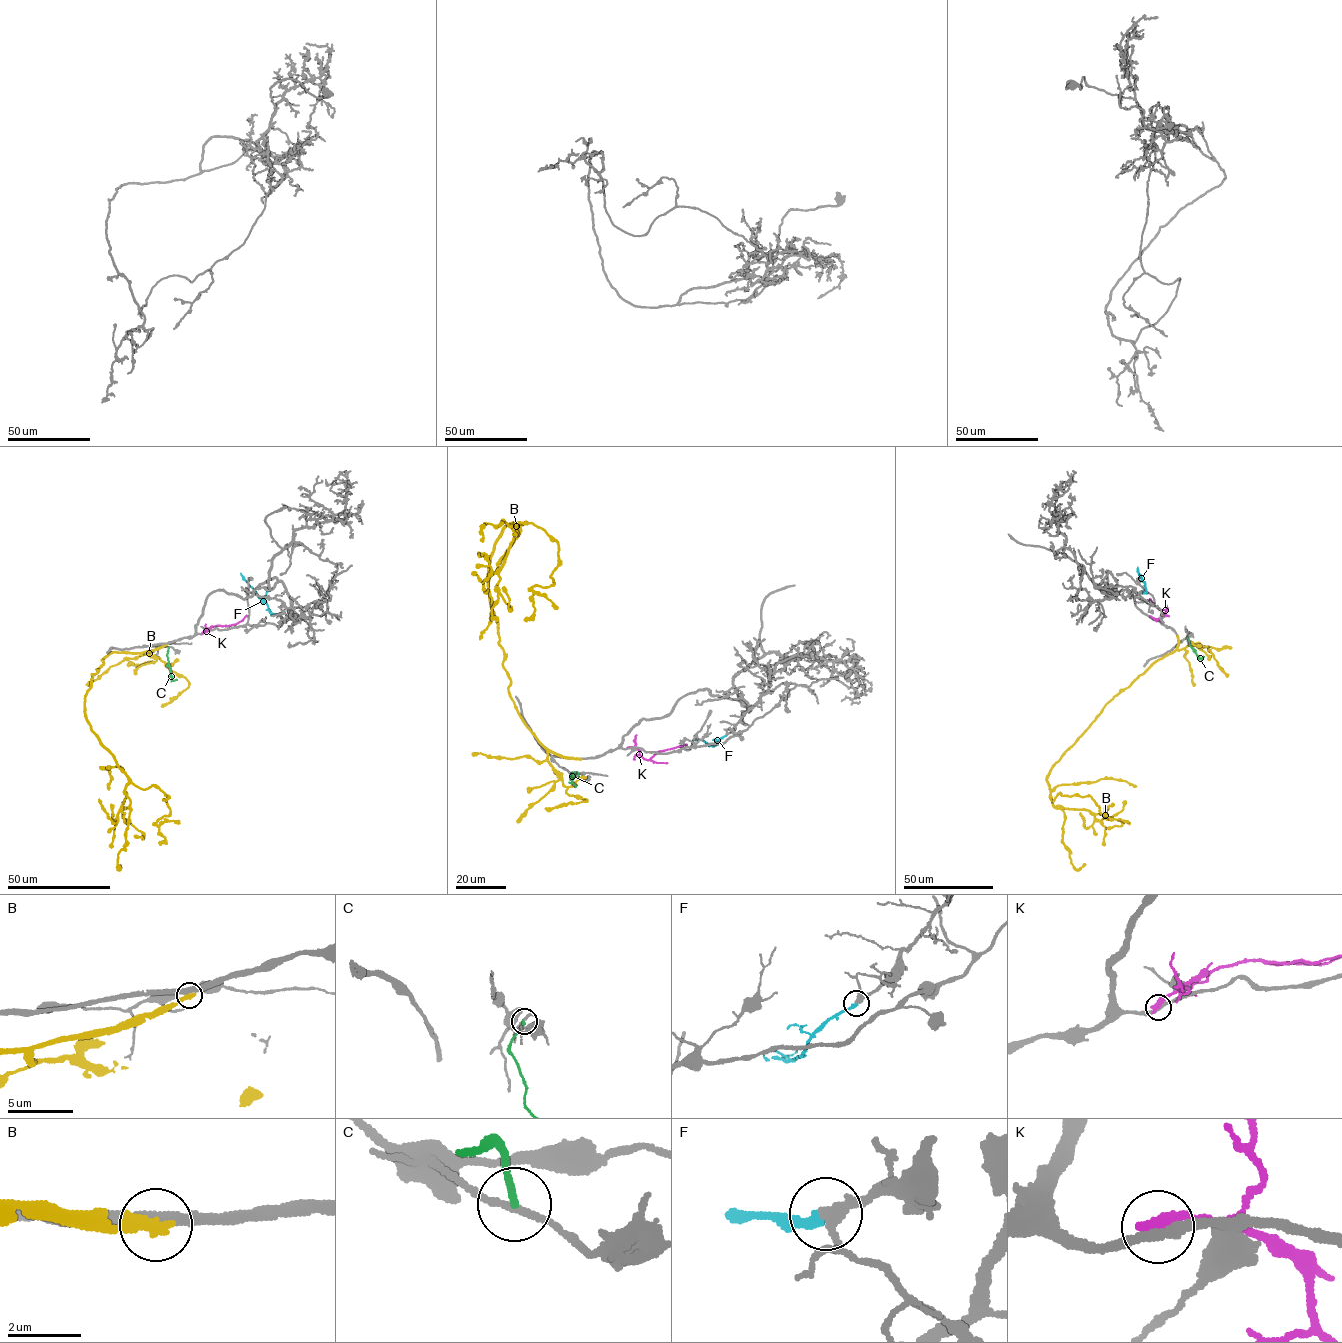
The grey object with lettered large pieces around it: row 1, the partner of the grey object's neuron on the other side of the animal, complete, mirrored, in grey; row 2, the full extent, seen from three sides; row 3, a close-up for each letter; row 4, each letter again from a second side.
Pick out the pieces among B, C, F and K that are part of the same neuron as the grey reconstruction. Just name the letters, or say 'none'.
F

